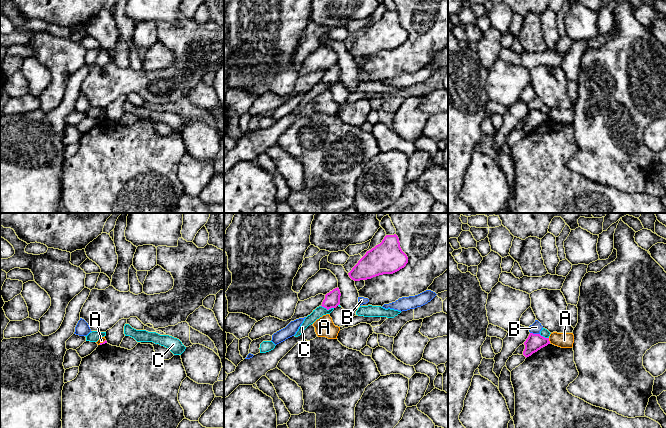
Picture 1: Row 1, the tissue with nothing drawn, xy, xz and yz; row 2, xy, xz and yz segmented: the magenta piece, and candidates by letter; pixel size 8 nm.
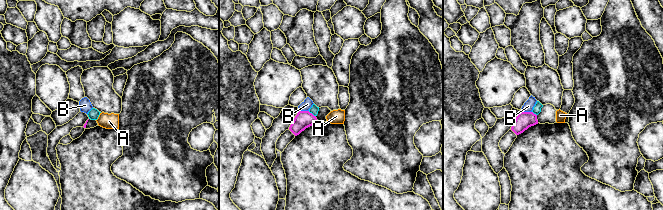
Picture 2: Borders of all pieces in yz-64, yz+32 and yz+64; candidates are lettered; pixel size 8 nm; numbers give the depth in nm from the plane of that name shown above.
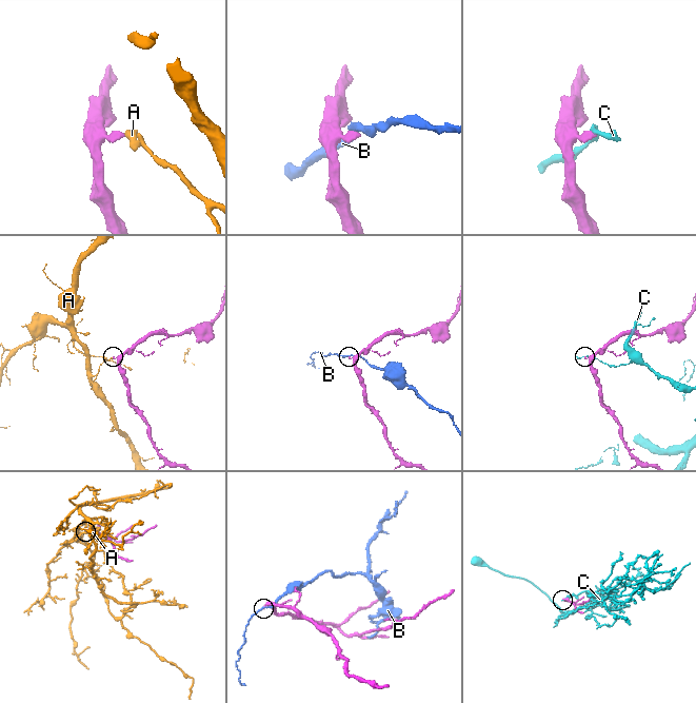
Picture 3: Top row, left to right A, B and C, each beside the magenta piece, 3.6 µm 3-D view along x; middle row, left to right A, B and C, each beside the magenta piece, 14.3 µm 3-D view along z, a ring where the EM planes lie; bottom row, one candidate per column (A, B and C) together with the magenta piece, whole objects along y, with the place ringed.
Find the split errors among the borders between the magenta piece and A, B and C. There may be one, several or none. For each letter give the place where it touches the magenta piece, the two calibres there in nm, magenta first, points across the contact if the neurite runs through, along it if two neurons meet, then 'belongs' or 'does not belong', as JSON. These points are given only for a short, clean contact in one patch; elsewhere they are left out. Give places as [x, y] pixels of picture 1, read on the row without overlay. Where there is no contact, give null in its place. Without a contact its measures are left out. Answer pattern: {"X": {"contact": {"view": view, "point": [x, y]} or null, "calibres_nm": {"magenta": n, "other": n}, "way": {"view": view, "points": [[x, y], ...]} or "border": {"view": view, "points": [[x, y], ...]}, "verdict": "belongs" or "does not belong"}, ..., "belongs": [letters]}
{"A": {"contact": {"view": "yz", "point": [548, 116]}, "calibres_nm": {"magenta": 140, "other": 130}, "border": {"view": "yz", "points": [[548, 114], [550, 118]]}, "verdict": "does not belong"}, "B": {"contact": {"view": "yz", "point": [535, 110]}, "calibres_nm": {"magenta": 140, "other": 90}, "border": {"view": "yz", "points": [[530, 108], [539, 110]]}, "verdict": "does not belong"}, "C": {"contact": {"view": "xz", "point": [327, 85]}, "calibres_nm": {"magenta": 130, "other": 80}, "border": {"view": "xz", "points": [[321, 81], [327, 85], [333, 84]]}, "verdict": "does not belong"}, "belongs": []}

